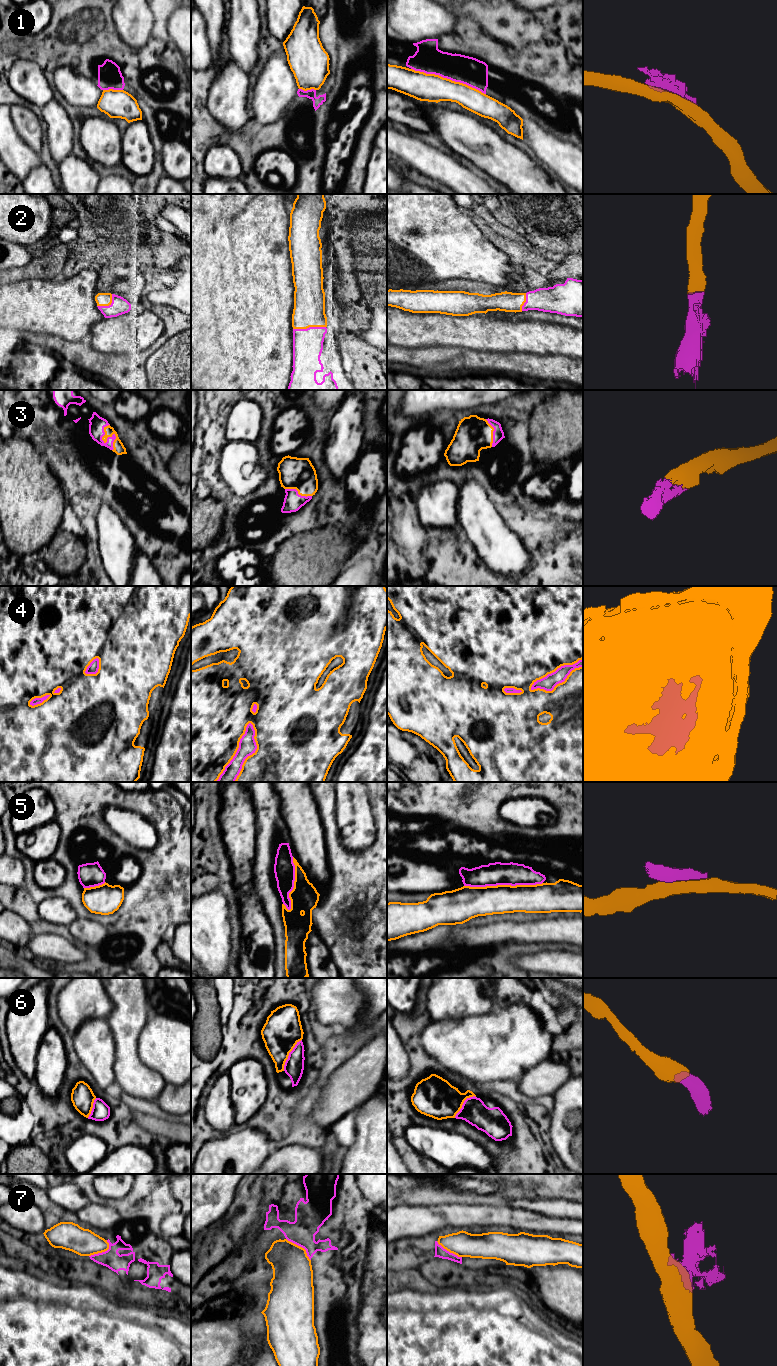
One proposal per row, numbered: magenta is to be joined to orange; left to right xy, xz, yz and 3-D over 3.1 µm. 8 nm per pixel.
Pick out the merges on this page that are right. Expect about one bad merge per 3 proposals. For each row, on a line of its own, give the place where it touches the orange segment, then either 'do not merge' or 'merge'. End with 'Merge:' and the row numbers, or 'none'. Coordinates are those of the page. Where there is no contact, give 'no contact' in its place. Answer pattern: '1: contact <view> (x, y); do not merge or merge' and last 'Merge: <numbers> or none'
1: contact yz (448, 79); do not merge
2: contact xz (309, 326); merge
3: contact xy (107, 437); merge
4: contact xz (236, 751); merge
5: contact yz (503, 885); do not merge
6: contact xz (288, 1055); merge
7: contact xz (301, 1247); do not merge
Merge: 2, 3, 4, 6

